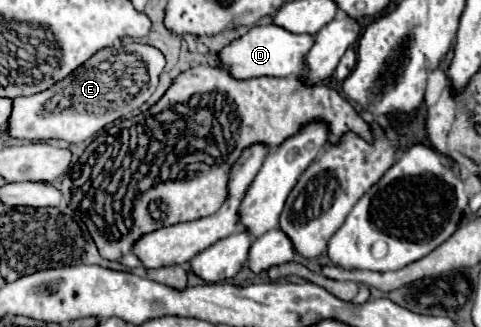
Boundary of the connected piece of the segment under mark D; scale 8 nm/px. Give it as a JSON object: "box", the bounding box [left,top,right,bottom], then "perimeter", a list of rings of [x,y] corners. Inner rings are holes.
{"box":[220,23,314,79],"perimeter":[[[274,23],[254,27],[220,51],[220,61],[236,79],[252,77],[298,77],[306,69],[306,55],[314,45],[312,35],[296,35]]]}

